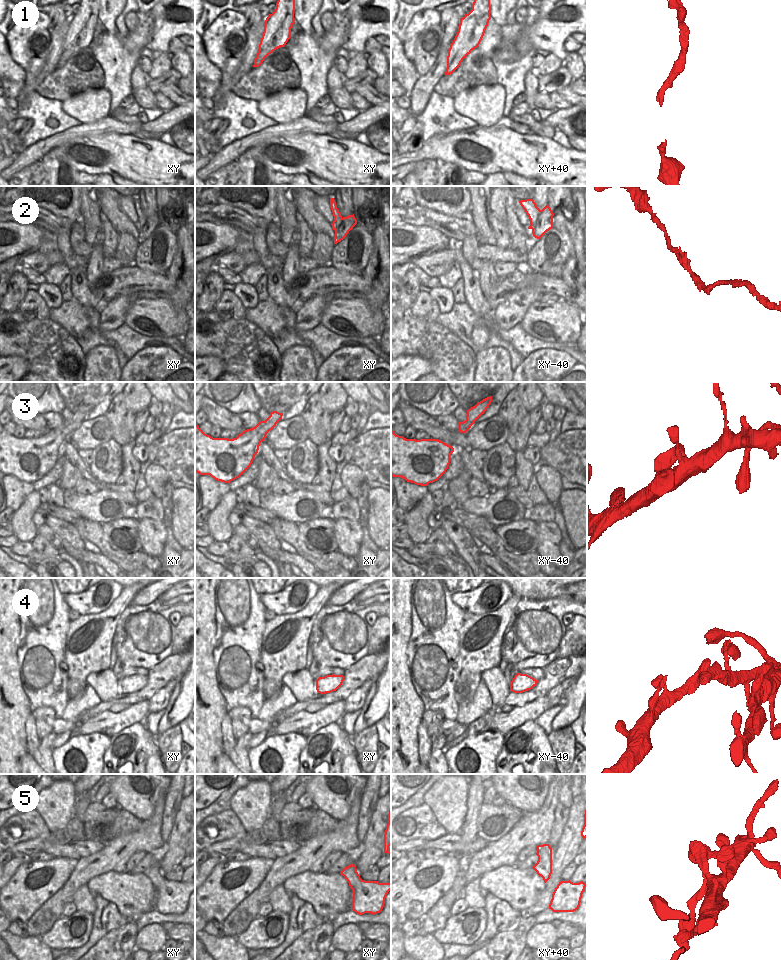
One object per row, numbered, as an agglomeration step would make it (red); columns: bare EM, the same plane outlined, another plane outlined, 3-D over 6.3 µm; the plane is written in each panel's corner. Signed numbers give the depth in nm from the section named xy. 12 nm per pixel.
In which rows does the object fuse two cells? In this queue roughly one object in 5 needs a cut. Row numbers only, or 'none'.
none

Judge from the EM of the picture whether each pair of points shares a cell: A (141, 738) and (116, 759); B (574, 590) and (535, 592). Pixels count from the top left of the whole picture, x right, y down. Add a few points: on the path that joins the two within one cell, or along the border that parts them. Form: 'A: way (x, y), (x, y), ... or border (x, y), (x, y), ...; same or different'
A: way (135, 746), (133, 752), (124, 760); same
B: way (564, 592), (555, 595), (545, 594); same

